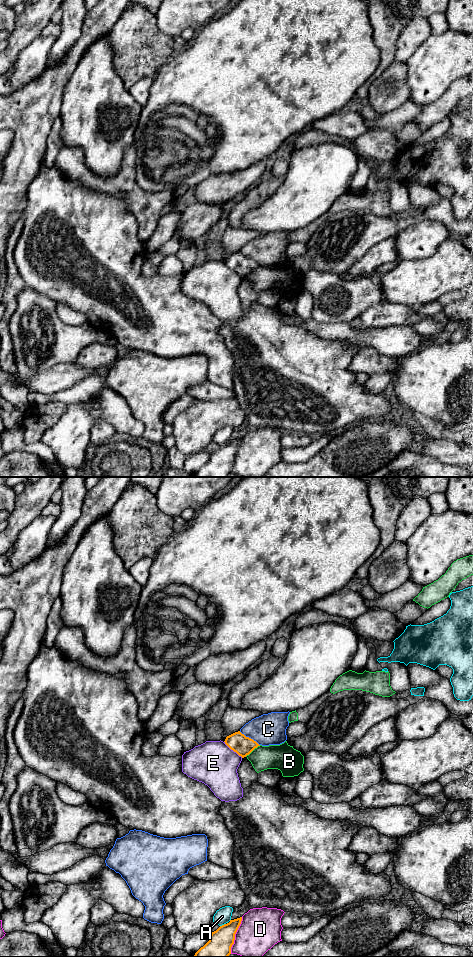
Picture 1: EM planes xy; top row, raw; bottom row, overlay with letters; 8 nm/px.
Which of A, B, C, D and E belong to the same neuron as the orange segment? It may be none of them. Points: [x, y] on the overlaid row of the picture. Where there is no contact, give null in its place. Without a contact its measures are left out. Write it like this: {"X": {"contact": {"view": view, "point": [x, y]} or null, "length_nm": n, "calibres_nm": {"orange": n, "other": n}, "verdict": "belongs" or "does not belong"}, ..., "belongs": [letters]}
{"A": {"contact": {"view": "xy", "point": [222, 925]}, "length_nm": 50, "calibres_nm": {"orange": 220, "other": 130}, "verdict": "does not belong"}, "B": {"contact": {"view": "xy", "point": [252, 750]}, "length_nm": 160, "calibres_nm": {"orange": 160, "other": 200}, "verdict": "does not belong"}, "C": {"contact": {"view": "xy", "point": [248, 737]}, "length_nm": 200, "calibres_nm": {"orange": 160, "other": 260}, "verdict": "does not belong"}, "D": {"contact": {"view": "xy", "point": [234, 935]}, "length_nm": 320, "calibres_nm": {"orange": 240, "other": 340}, "verdict": "does not belong"}, "E": {"contact": {"view": "xy", "point": [233, 750]}, "length_nm": 200, "calibres_nm": {"orange": 160, "other": 360}, "verdict": "does not belong"}, "belongs": []}

